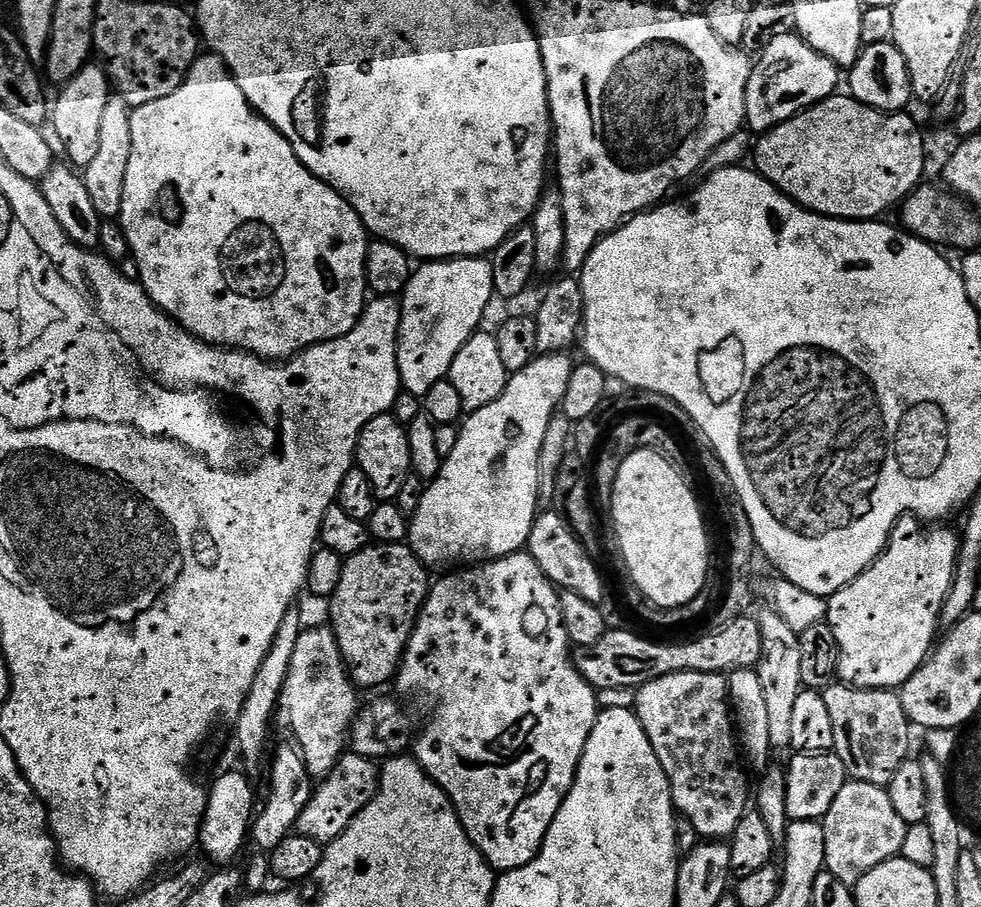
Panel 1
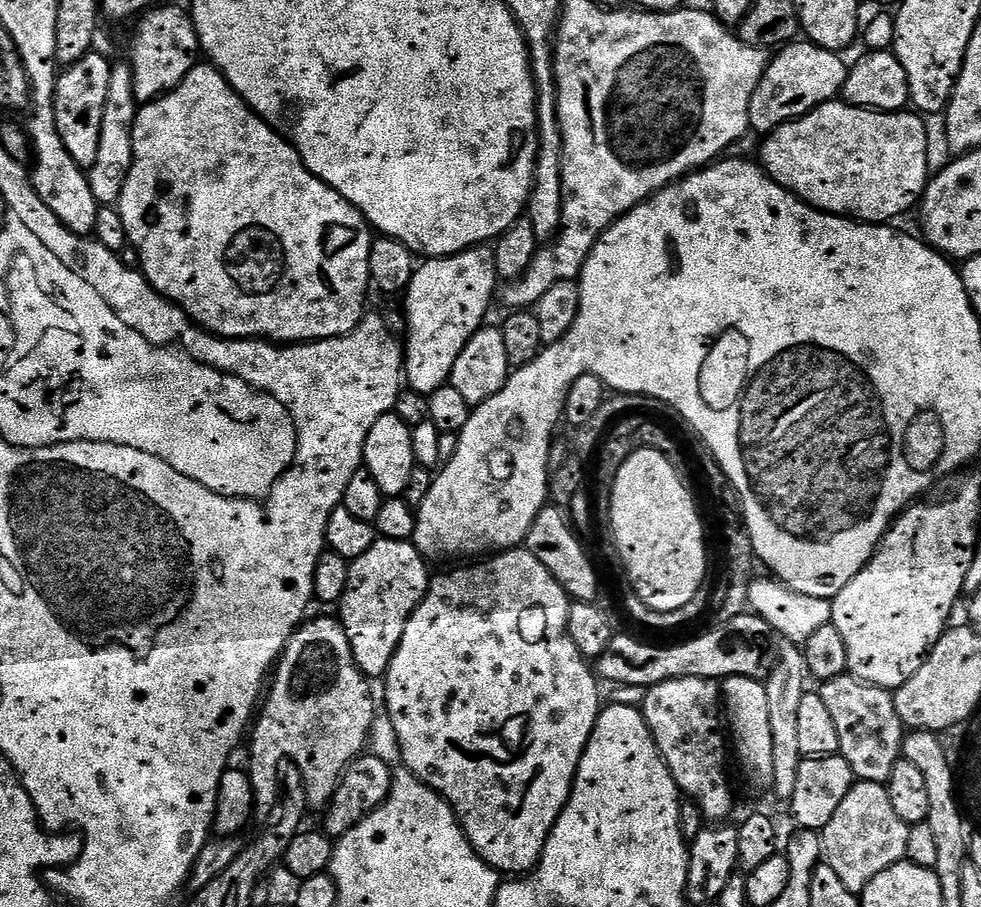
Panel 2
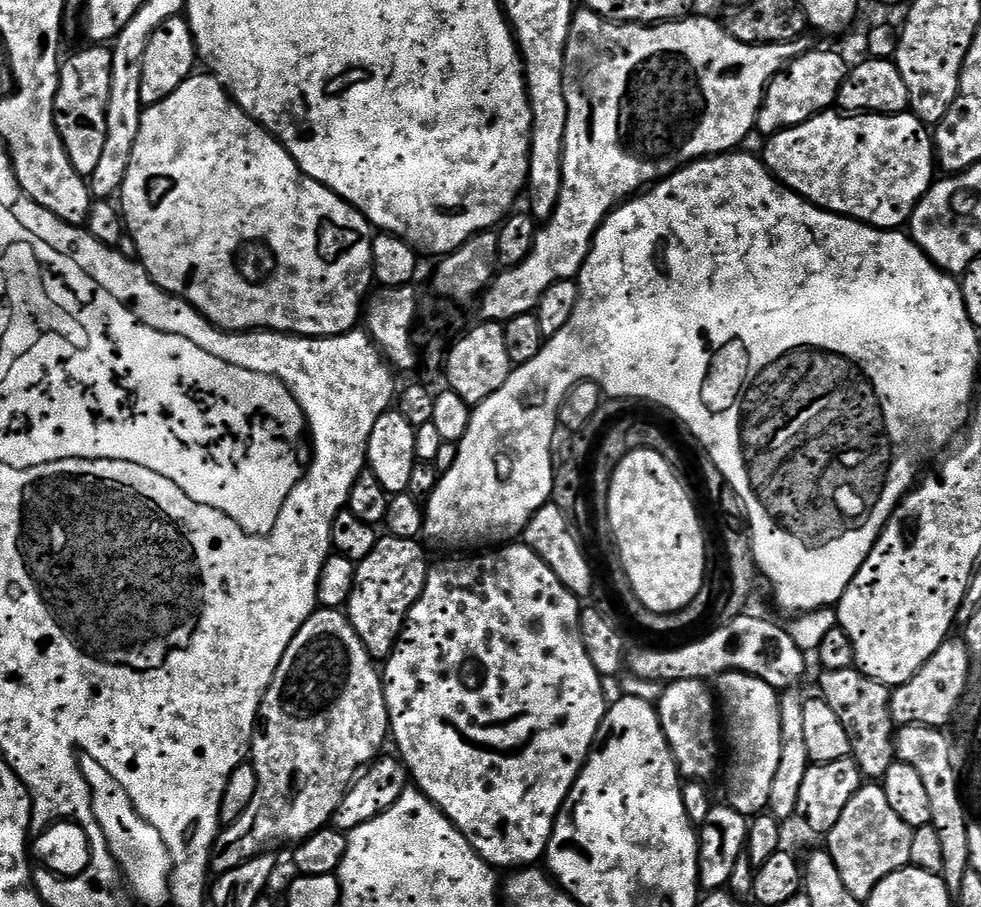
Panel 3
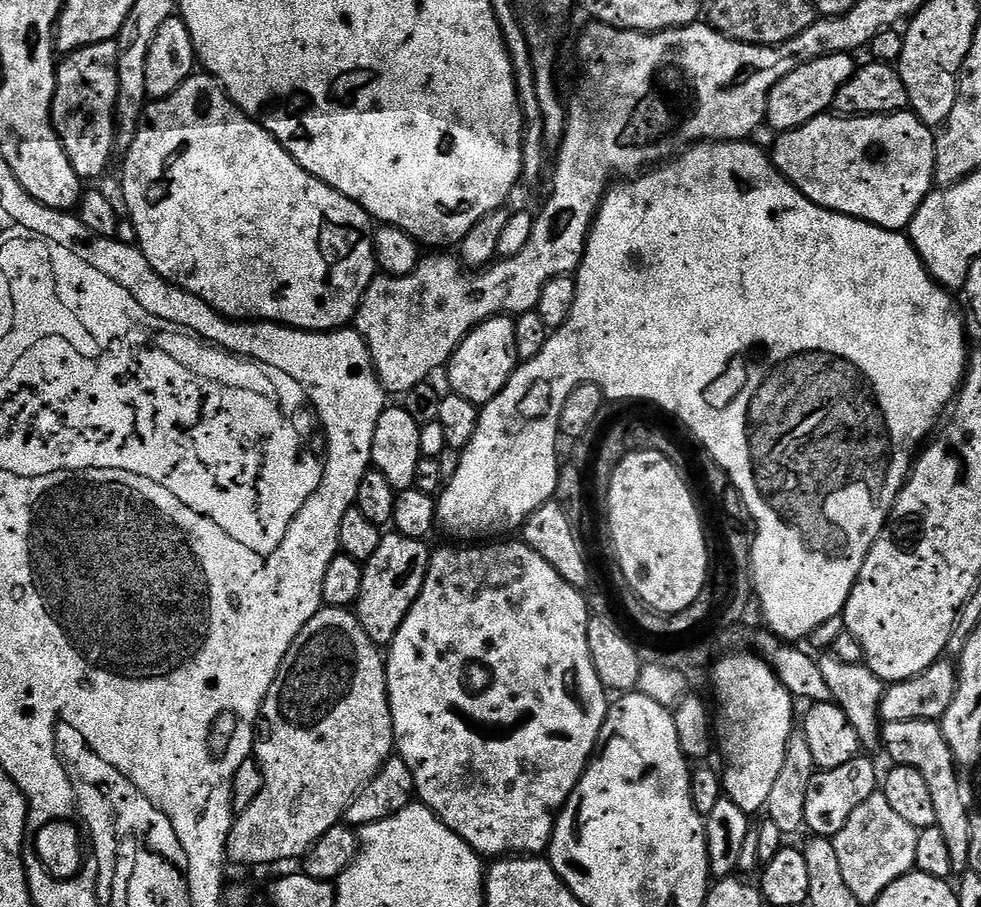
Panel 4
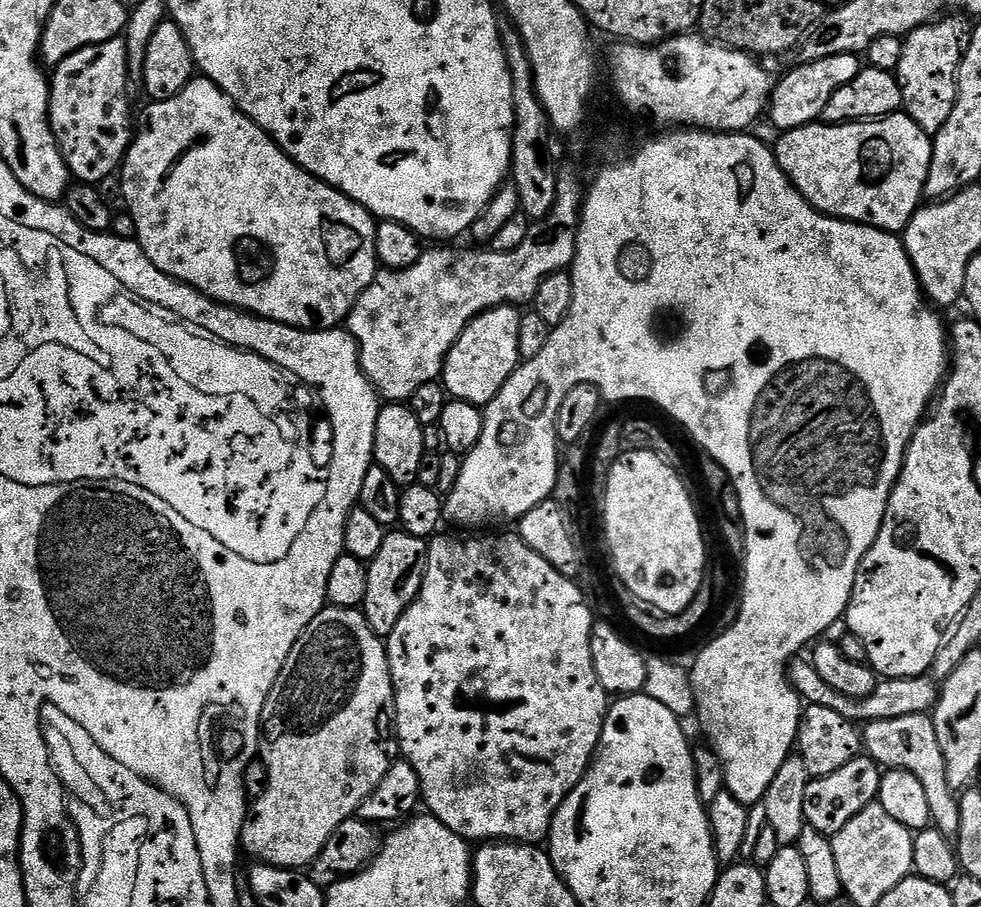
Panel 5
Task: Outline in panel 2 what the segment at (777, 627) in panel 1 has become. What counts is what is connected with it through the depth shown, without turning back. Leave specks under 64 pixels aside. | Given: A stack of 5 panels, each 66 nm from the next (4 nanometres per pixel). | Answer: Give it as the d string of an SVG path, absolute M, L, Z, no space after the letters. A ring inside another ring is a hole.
M794 646L783 647L776 670L768 676L764 685L767 690L774 754L772 791L784 802L792 799L799 766L804 759L798 741L798 709L806 691L806 682L808 683L808 667L803 653Z

